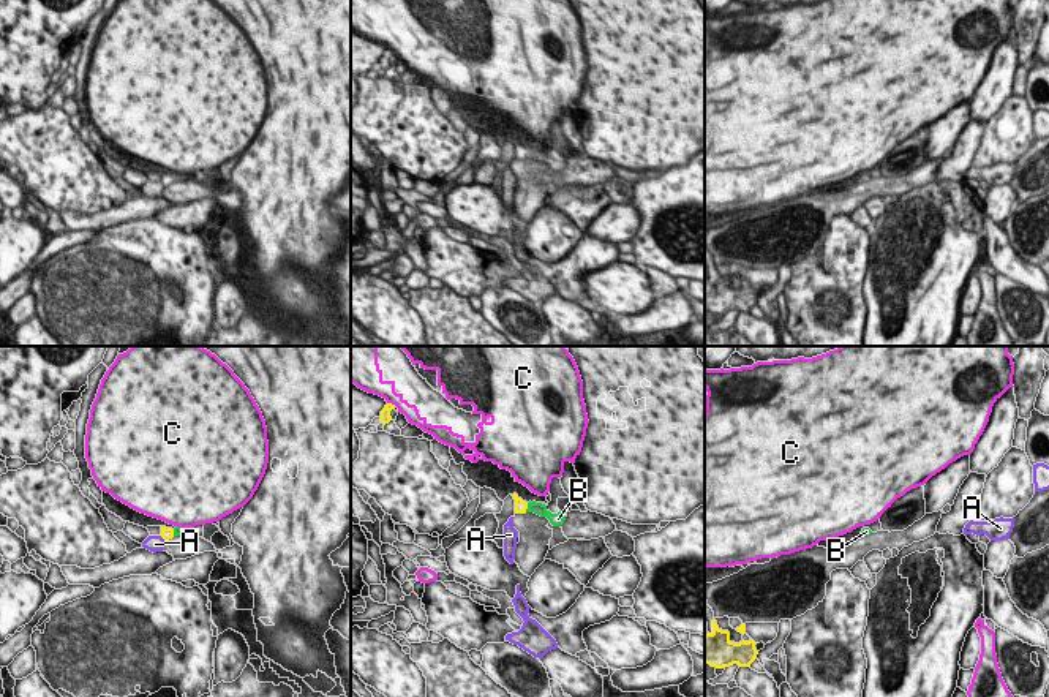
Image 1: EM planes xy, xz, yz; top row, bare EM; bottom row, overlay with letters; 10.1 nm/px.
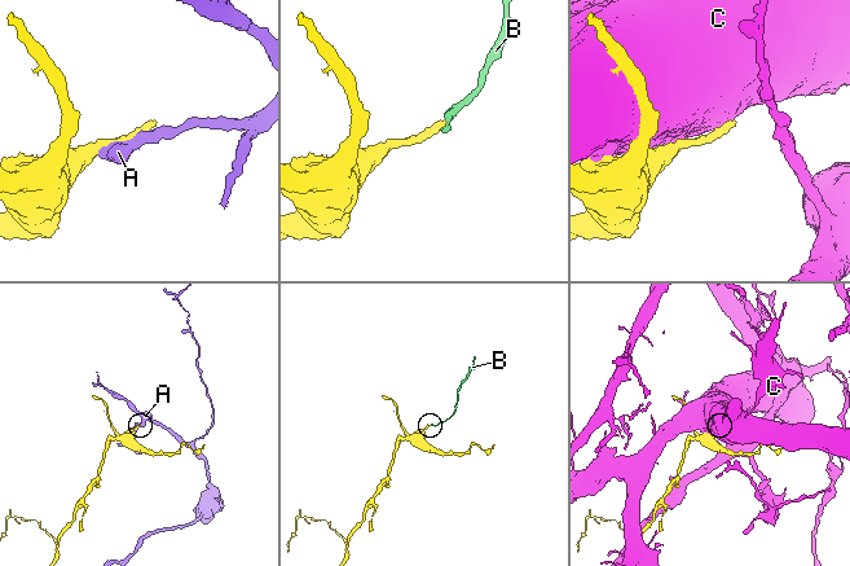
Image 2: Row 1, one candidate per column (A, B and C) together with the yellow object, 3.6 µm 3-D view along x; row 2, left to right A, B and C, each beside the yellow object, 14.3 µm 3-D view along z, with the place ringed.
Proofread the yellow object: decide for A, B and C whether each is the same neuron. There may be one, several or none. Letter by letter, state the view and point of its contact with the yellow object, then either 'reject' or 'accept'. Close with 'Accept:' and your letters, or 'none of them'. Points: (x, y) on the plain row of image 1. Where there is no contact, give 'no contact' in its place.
A: meets yellow in xy at (161, 182); reject
B: meets yellow in xz at (526, 154); accept
C: meets yellow in xz at (391, 49); reject
Accept: B

